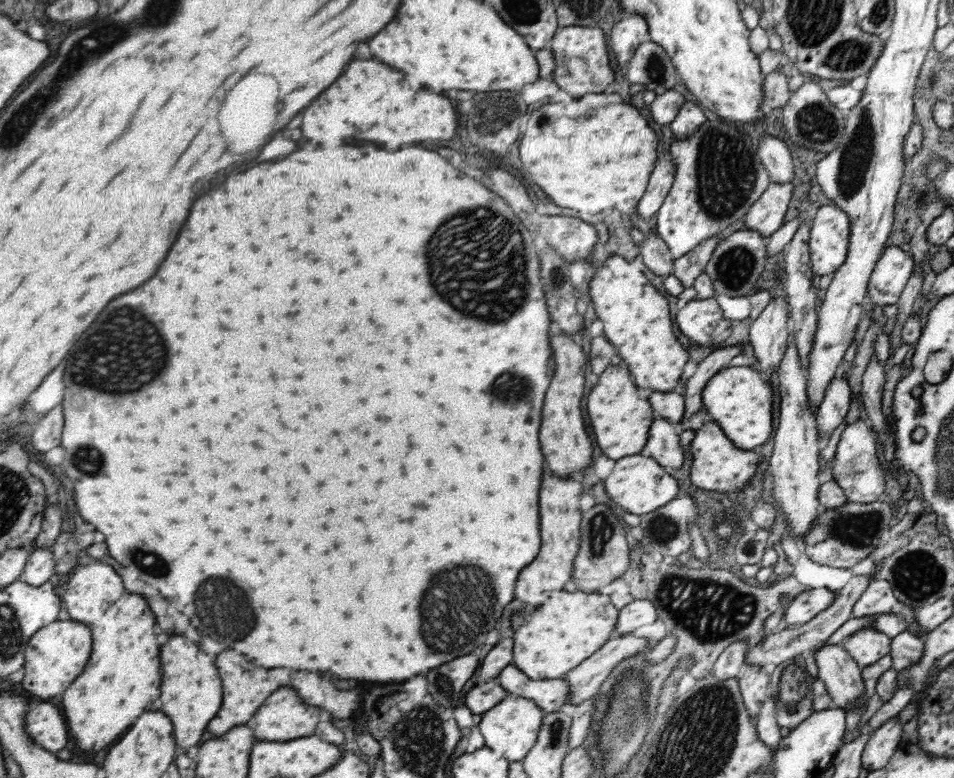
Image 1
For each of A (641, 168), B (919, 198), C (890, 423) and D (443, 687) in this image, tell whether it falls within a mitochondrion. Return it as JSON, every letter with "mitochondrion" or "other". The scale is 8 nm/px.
{"A":"other","B":"mitochondrion","C":"other","D":"mitochondrion"}

